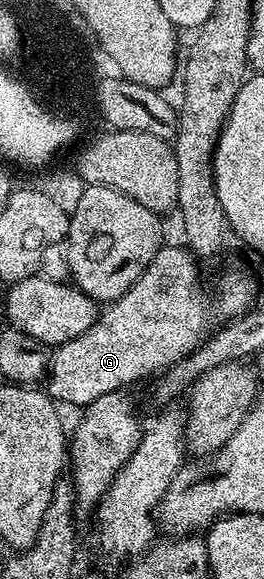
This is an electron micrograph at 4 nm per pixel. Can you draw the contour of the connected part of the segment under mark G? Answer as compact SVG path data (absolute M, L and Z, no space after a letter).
M168 244L161 247L137 281L117 301L111 302L105 308L108 309L105 313L103 310L97 316L90 331L82 331L78 339L70 339L70 343L55 346L46 374L48 396L60 403L69 401L72 405L83 407L94 403L98 395L127 390L134 381L150 373L159 374L169 365L193 353L206 337L206 301L198 285L196 264L197 260L187 248L179 249L176 245Z

